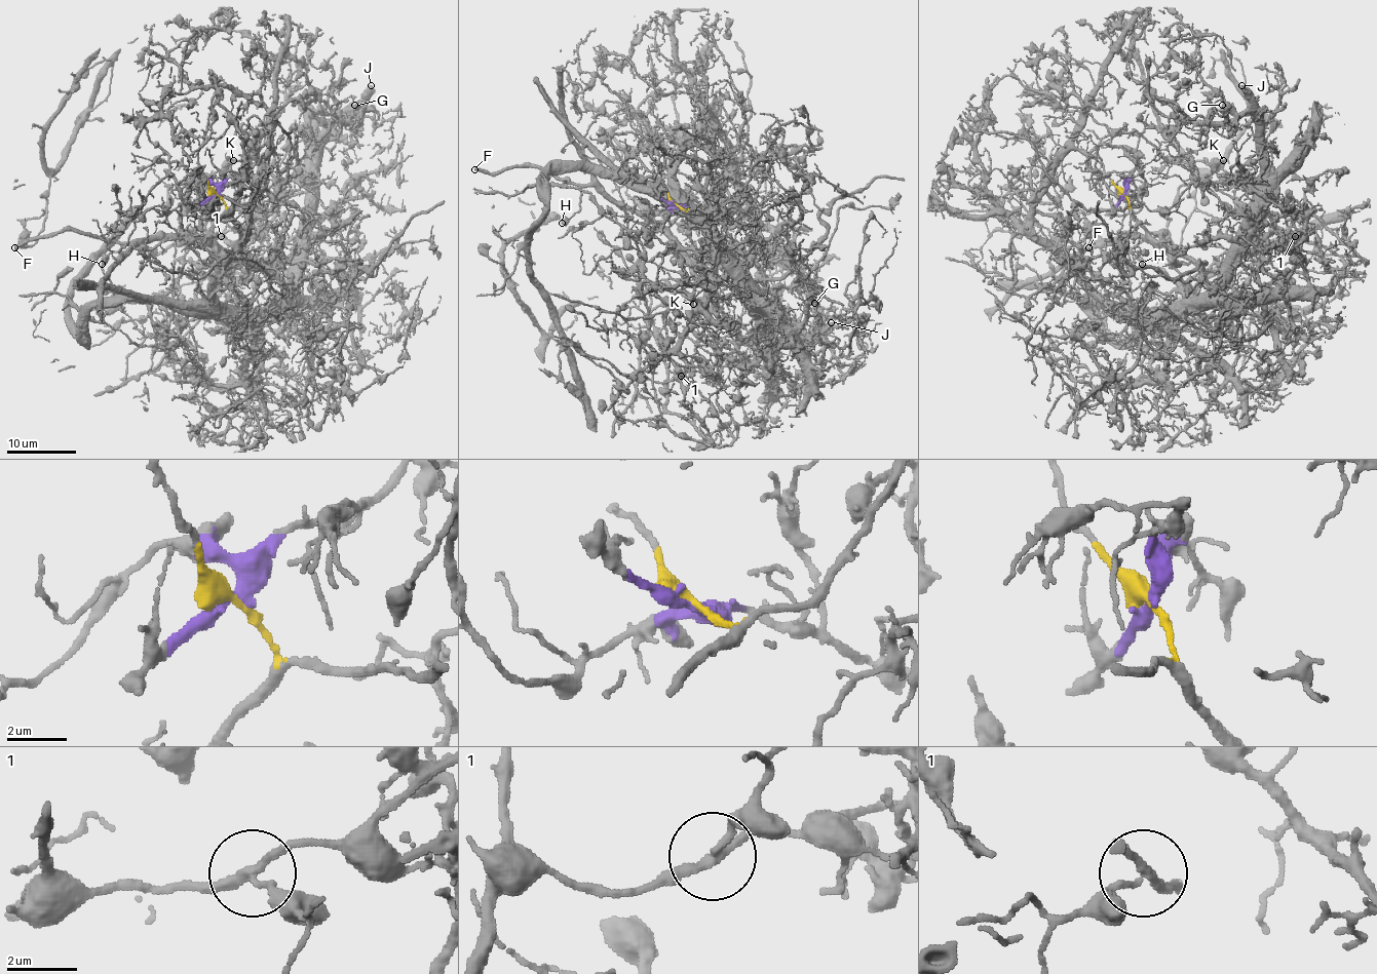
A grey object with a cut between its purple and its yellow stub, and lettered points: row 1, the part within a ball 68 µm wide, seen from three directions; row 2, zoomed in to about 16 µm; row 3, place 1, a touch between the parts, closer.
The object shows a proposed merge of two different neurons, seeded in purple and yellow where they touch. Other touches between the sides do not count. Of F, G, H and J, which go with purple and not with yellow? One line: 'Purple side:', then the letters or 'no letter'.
Purple side: G, J

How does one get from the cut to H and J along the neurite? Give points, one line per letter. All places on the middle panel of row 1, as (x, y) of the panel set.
H: (676, 204), (686, 210), (664, 227), (653, 225), (618, 207), (594, 187), (583, 187), (580, 209), (561, 223)
J: (676, 204), (715, 217), (730, 152), (709, 114), (676, 167), (686, 209), (774, 341), (831, 321)

